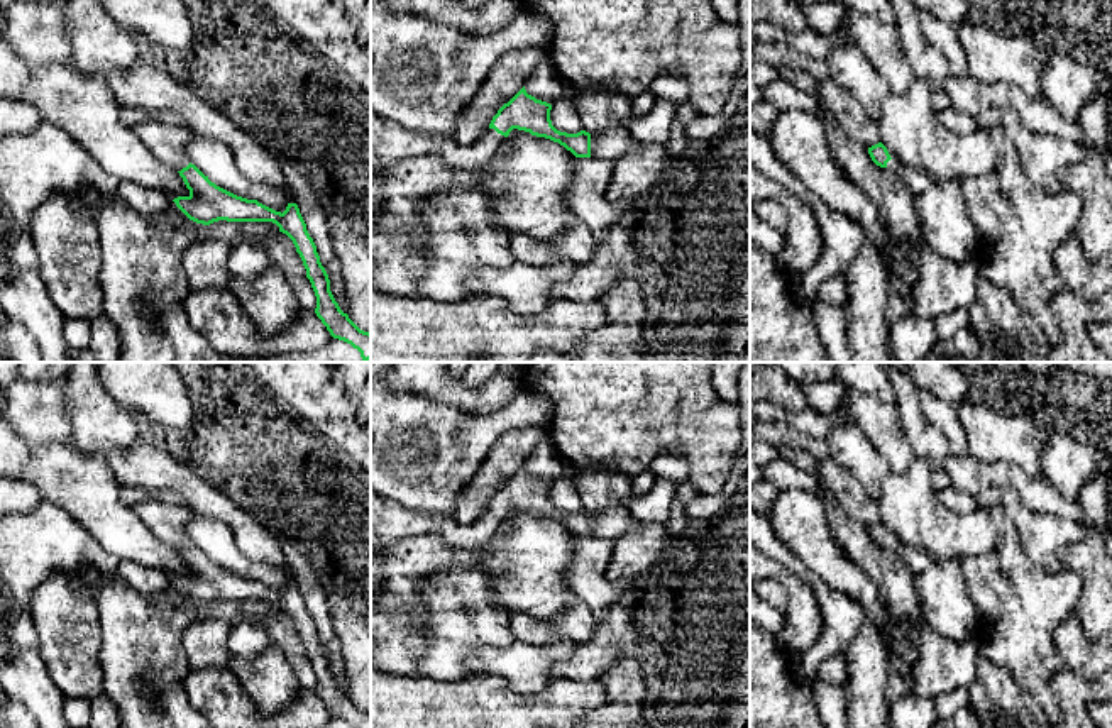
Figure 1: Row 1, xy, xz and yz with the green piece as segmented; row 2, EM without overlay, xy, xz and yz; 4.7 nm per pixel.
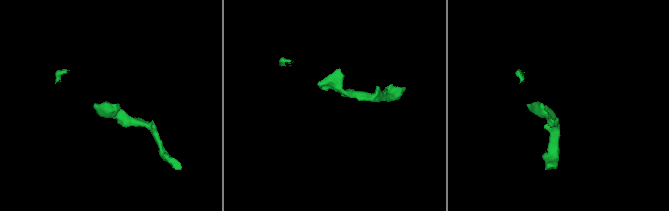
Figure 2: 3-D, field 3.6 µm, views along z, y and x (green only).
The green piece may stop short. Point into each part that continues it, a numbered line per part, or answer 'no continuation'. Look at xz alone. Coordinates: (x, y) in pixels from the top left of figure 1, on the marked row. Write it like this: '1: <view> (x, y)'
1: xz (391, 143)

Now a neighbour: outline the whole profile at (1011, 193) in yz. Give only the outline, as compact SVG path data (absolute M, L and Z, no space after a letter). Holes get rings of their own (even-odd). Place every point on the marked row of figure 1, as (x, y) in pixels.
M1007 141L1000 144L994 173L961 178L958 185L978 232L978 276L1007 290L1049 342L1061 344L1051 300L1065 284L1054 249L1076 230L1080 198L1066 188L1058 193L1041 190Z

